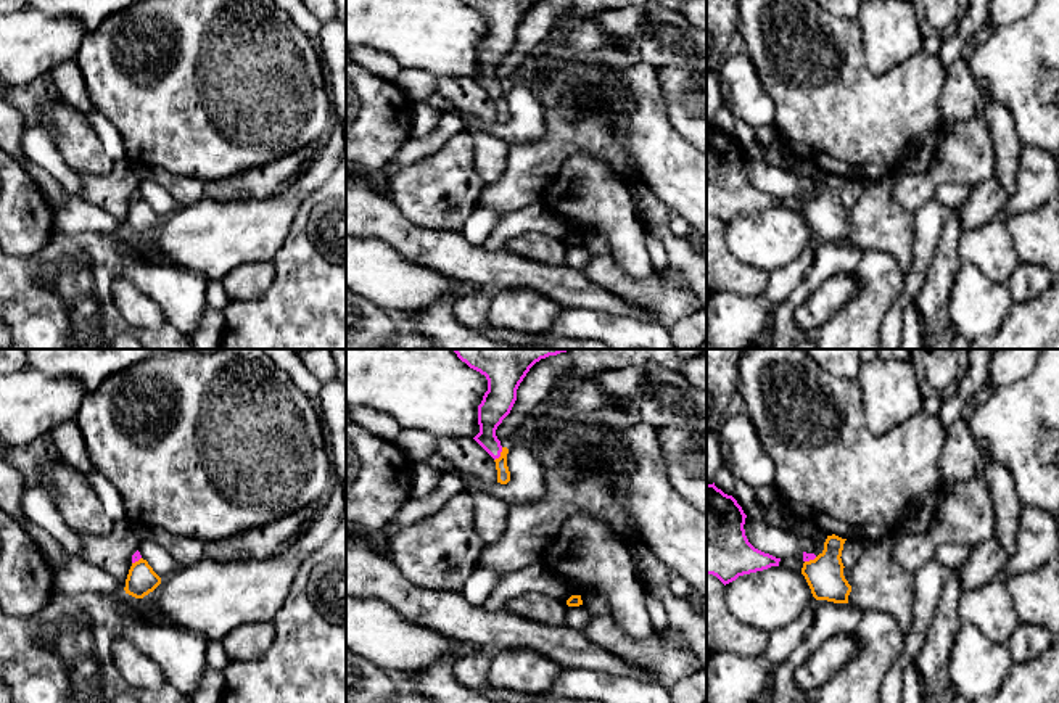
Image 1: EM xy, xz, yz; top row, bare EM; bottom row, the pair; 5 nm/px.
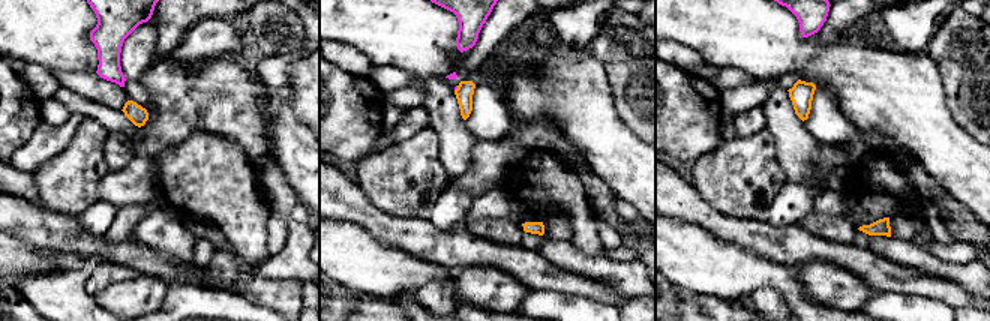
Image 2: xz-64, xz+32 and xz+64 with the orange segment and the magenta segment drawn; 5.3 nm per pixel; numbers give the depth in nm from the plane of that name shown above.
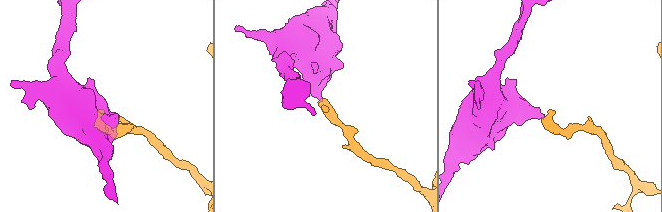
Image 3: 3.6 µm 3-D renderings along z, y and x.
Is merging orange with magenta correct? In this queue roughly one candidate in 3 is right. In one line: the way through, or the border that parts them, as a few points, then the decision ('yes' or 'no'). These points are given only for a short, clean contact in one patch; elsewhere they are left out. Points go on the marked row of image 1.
border xz (502, 448), (494, 460); no

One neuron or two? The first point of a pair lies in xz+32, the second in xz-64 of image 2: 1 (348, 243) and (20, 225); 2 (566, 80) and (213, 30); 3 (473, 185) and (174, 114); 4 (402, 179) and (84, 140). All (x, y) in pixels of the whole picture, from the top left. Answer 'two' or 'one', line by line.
1: two
2: two
3: one
4: one

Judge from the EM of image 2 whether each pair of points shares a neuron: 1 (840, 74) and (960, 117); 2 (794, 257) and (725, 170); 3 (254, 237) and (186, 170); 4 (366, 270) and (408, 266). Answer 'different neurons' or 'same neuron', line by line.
1: different neurons
2: different neurons
3: same neuron
4: same neuron

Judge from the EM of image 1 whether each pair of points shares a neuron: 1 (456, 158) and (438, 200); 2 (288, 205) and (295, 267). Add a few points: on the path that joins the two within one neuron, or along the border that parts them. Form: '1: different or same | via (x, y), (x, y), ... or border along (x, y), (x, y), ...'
1: same | via (453, 168), (441, 190)
2: different | border along (309, 195), (301, 203), (272, 261)

